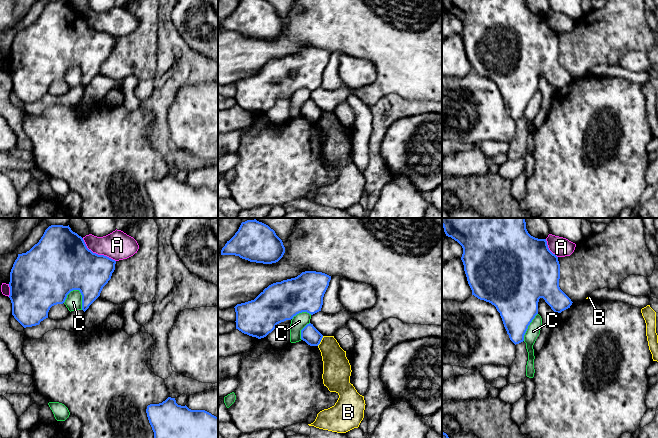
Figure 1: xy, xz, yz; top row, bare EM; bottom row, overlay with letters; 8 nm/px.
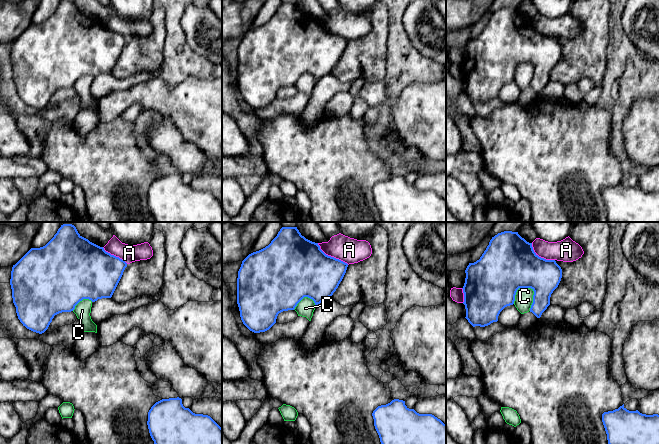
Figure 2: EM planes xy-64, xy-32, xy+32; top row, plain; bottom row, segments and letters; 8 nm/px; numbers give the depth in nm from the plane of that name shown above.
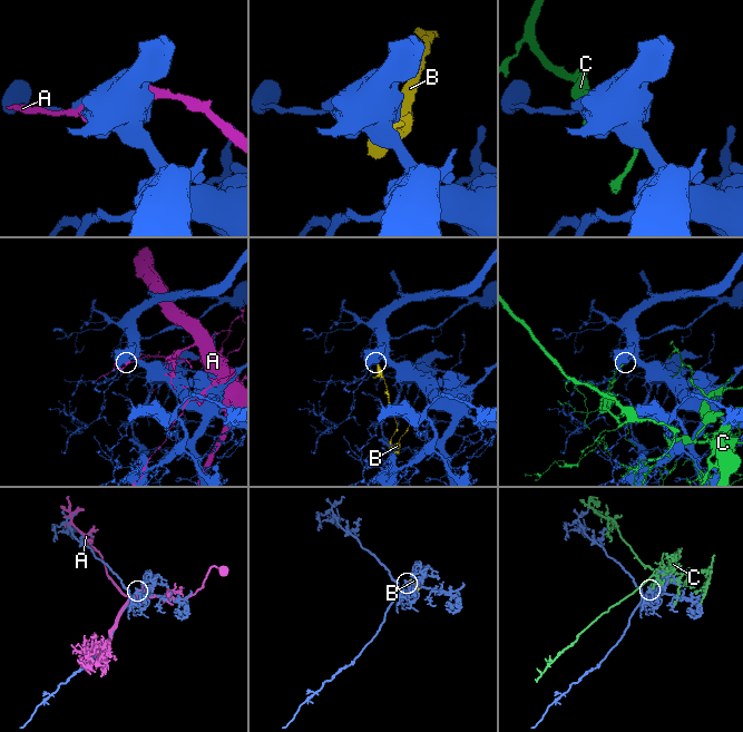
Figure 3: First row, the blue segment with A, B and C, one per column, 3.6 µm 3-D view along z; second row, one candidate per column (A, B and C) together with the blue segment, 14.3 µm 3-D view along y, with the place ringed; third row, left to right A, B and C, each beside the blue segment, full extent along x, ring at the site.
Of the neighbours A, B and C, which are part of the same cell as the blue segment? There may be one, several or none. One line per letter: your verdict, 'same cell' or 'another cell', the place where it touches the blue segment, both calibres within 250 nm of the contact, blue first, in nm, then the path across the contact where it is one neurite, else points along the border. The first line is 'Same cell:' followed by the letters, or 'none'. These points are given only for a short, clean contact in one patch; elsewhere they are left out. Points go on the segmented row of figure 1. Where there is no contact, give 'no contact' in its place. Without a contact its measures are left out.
Same cell: none
A: another cell | xy (97, 254) | 400/220 nm
B: another cell | xz (320, 341) | 140/220 nm | along xz (323, 336), (317, 345)
C: another cell | xy (82, 296) | 360/140 nm

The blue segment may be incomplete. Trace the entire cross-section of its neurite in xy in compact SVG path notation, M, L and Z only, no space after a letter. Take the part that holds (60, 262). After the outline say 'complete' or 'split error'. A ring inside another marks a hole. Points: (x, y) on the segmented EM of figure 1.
M51 225L37 244L26 253L18 254L13 264L9 282L12 315L24 328L39 325L48 318L50 308L63 304L73 290L80 291L85 312L111 279L115 264L115 260L89 250L69 225Z; complete

